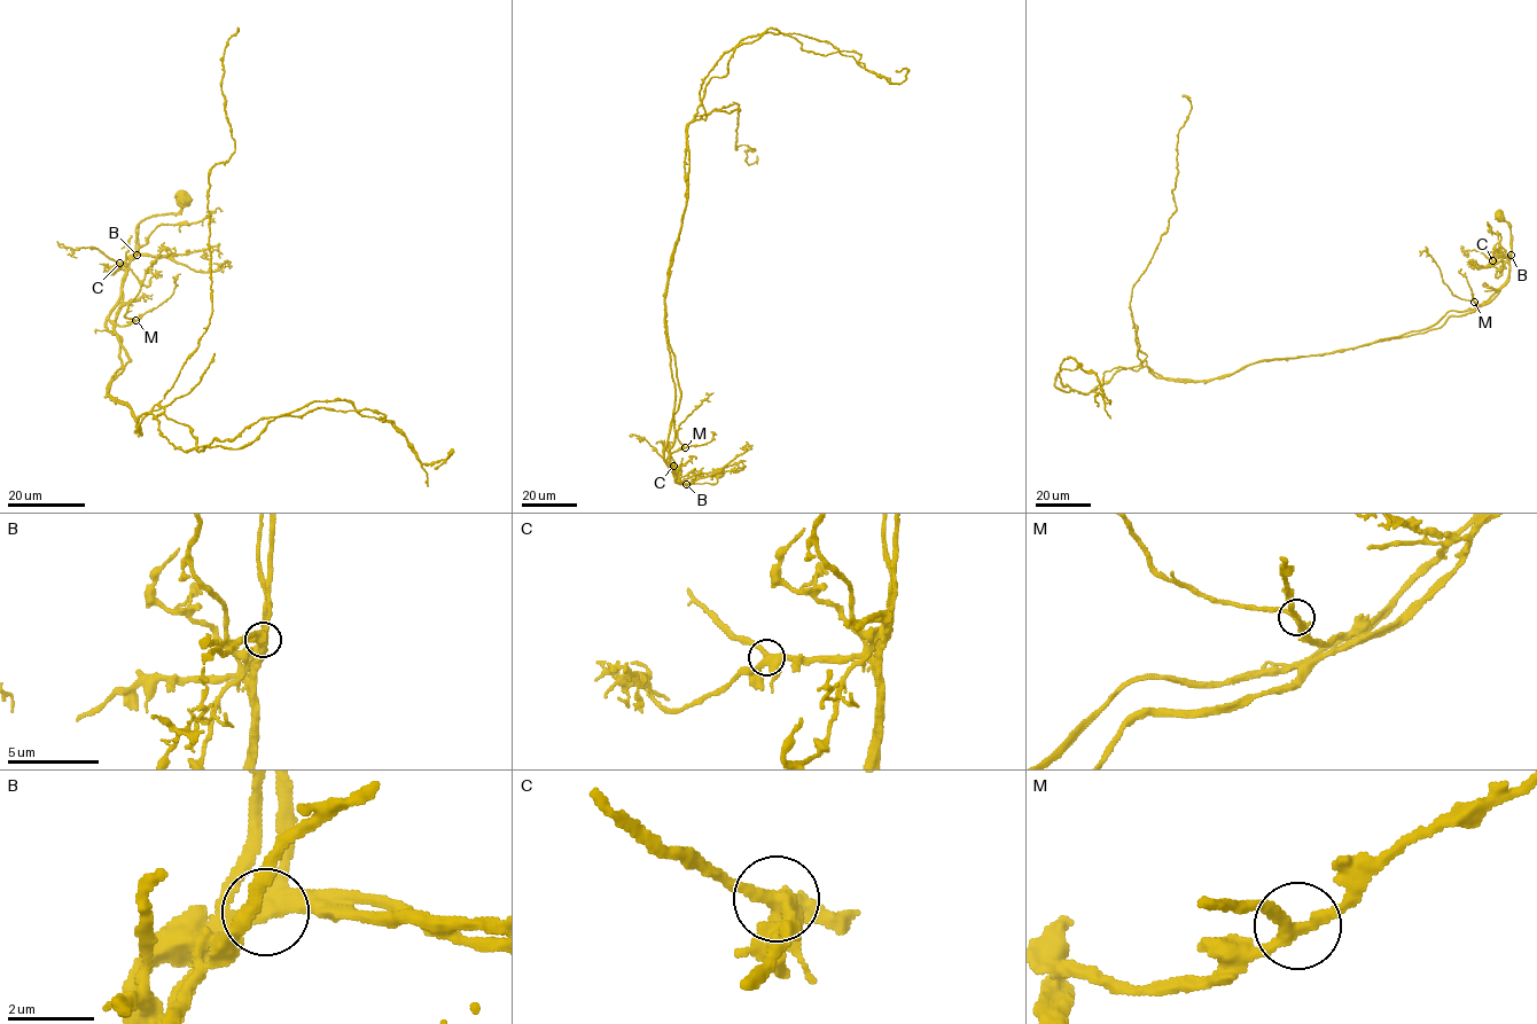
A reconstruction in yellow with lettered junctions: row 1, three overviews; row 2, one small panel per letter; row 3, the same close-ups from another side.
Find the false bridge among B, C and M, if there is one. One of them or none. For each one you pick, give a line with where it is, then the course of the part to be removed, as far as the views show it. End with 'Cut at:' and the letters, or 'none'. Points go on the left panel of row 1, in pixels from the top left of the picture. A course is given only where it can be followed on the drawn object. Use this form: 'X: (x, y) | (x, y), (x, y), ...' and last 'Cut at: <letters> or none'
B: (137, 255) | (137, 255), (106, 388), (141, 434), (164, 414), (199, 452), (234, 448), (279, 416), (376, 409), (428, 485)
Cut at: B

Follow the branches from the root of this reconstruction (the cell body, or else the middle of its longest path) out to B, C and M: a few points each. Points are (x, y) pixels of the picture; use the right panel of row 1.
B: (1498, 216), (1511, 226), (1511, 256)
C: (1498, 216), (1511, 226), (1511, 257), (1492, 260)
M: (1498, 216), (1511, 226), (1508, 276), (1488, 302), (1479, 305), (1474, 302)

